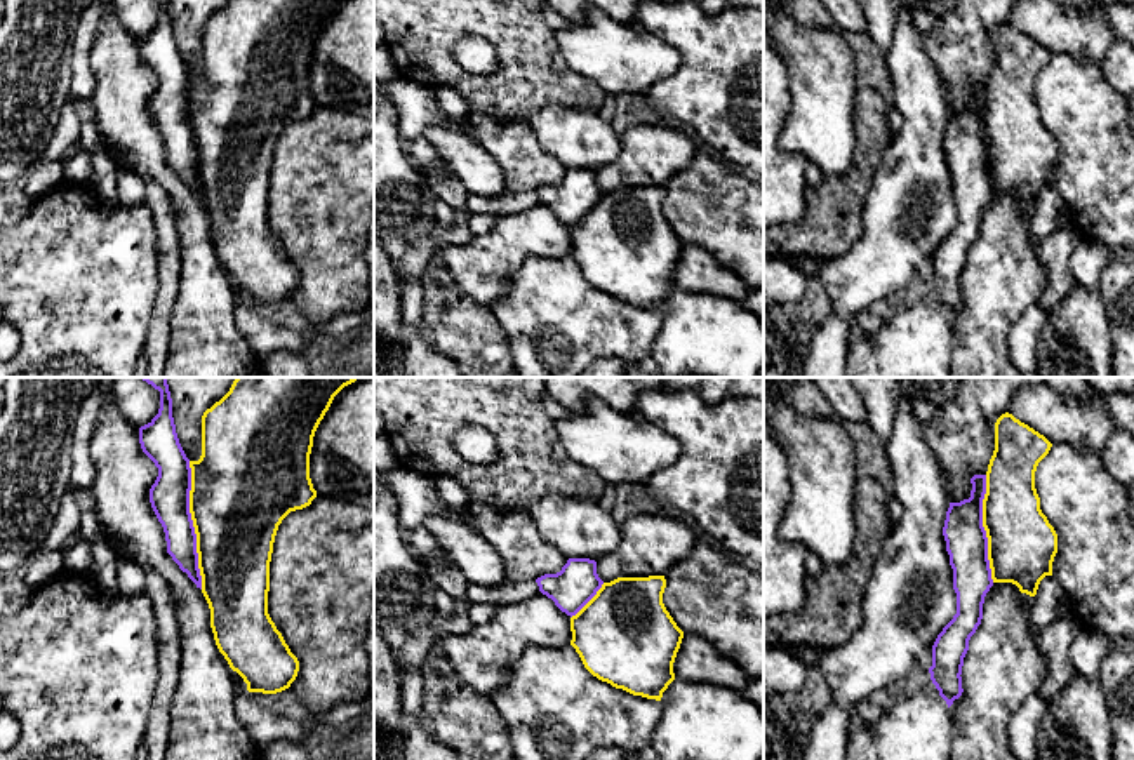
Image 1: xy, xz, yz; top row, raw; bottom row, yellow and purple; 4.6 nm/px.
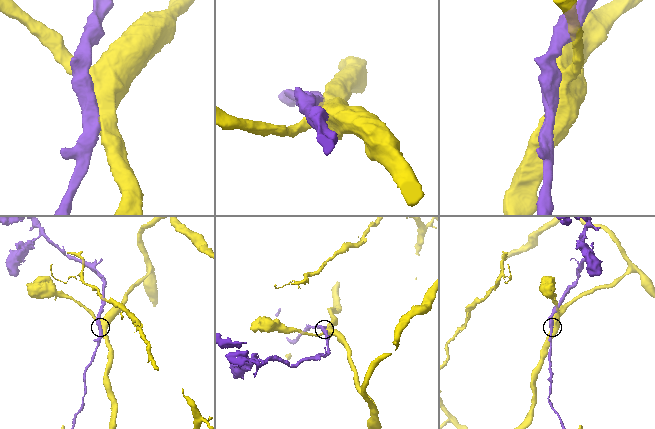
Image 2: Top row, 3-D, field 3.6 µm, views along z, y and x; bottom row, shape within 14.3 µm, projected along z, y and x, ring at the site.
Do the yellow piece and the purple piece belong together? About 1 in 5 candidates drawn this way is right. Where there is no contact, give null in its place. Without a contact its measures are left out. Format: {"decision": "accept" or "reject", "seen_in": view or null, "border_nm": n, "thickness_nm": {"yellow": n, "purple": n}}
{"decision": "reject", "seen_in": "xy", "border_nm": 600, "thickness_nm": {"yellow": 460, "purple": 190}}

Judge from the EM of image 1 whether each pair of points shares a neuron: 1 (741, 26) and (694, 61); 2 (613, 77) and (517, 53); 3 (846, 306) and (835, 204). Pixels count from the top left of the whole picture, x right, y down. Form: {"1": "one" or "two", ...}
{"1": "one", "2": "two", "3": "two"}

